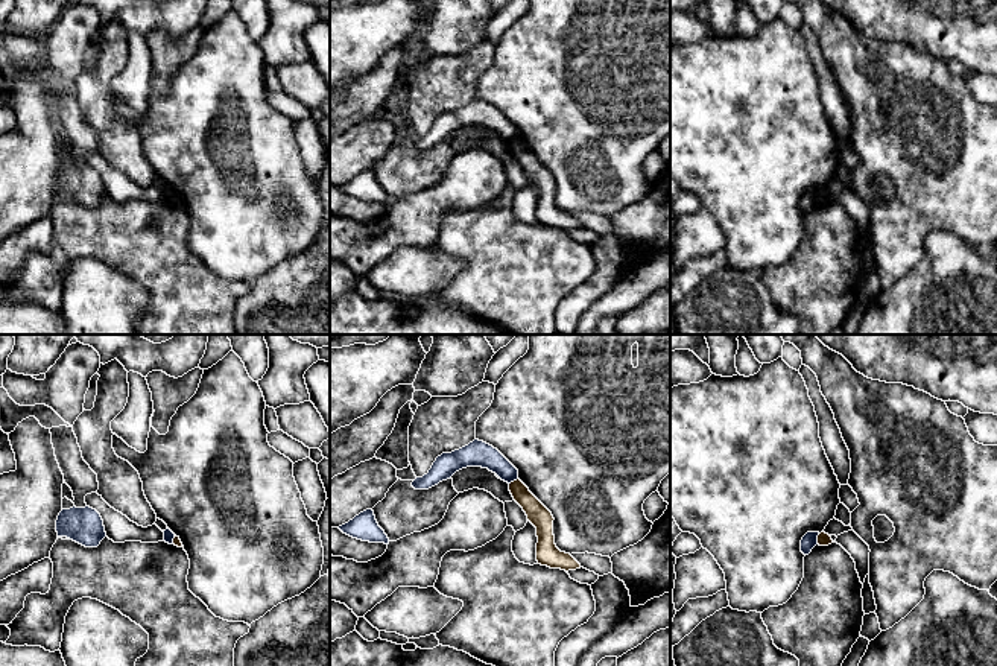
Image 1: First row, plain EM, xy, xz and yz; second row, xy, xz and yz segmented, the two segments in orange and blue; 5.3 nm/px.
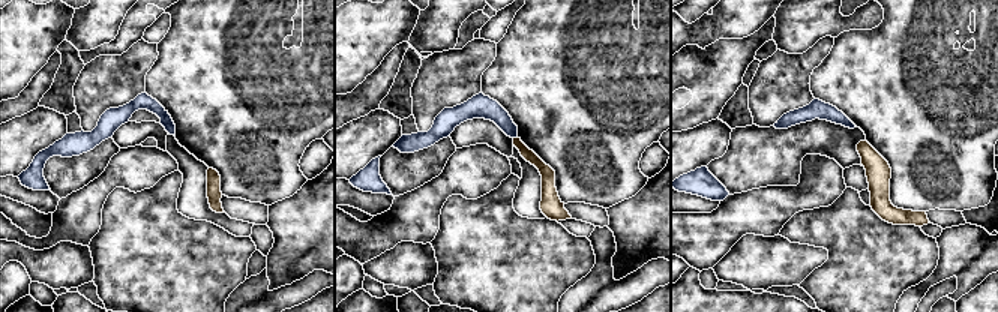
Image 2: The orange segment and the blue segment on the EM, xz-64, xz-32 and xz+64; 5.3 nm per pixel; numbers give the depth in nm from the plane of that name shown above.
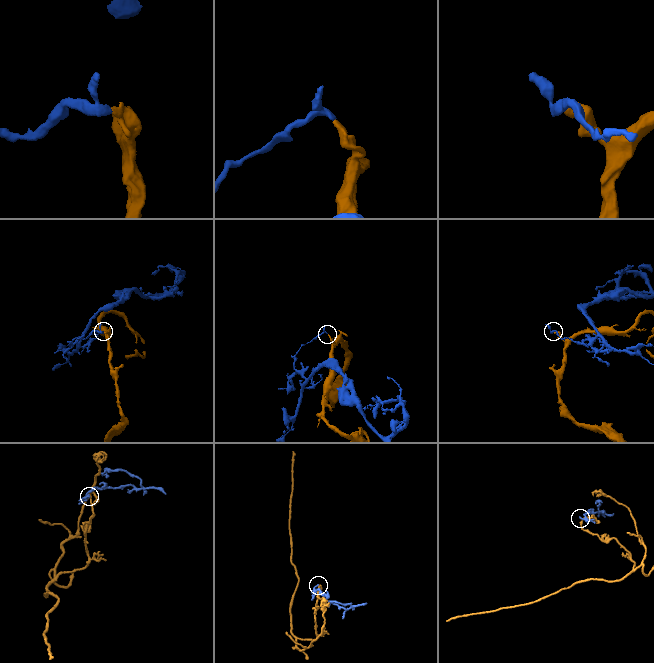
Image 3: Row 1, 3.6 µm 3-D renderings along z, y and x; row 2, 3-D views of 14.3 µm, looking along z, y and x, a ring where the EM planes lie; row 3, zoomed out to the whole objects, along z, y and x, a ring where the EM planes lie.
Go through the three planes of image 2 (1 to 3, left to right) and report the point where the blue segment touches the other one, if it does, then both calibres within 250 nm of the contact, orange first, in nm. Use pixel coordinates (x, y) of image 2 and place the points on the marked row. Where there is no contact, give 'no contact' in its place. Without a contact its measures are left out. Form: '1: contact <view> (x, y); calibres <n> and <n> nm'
1: no contact
2: contact xz-32 (517, 137); calibres 70 and 130 nm
3: no contact

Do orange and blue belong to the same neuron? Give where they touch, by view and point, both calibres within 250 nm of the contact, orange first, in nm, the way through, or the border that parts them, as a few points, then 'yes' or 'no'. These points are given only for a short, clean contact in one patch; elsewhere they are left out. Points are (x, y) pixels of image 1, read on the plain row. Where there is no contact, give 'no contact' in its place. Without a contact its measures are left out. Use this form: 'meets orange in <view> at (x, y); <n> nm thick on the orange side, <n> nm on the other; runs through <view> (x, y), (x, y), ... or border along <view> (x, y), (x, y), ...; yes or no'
meets orange in yz at (818, 198); 70 nm thick on the orange side, 80 nm on the other; border along yz (819, 193), (816, 202); no

